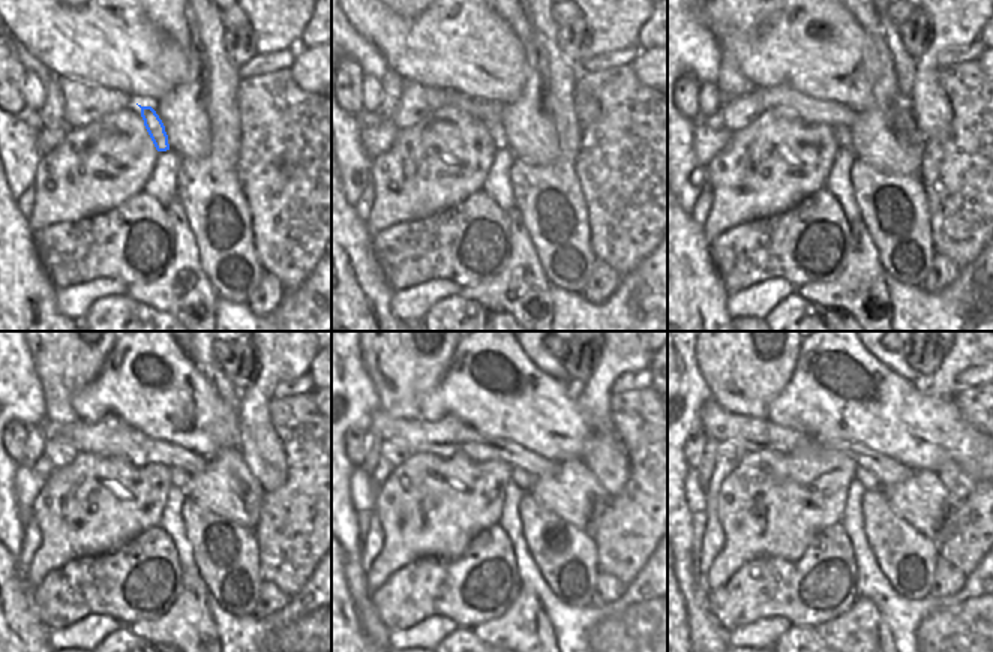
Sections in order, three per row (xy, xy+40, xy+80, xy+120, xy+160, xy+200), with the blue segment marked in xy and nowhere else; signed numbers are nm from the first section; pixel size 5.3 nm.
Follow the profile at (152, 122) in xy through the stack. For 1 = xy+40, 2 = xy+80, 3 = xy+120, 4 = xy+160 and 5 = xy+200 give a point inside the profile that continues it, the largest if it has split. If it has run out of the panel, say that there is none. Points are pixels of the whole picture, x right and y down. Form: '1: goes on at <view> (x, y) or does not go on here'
1: goes on at xy+40 (494, 126)
2: goes on at xy+80 (842, 134)
3: goes on at xy+120 (179, 477)
4: goes on at xy+160 (519, 477)
5: goes on at xy+200 (864, 477)

